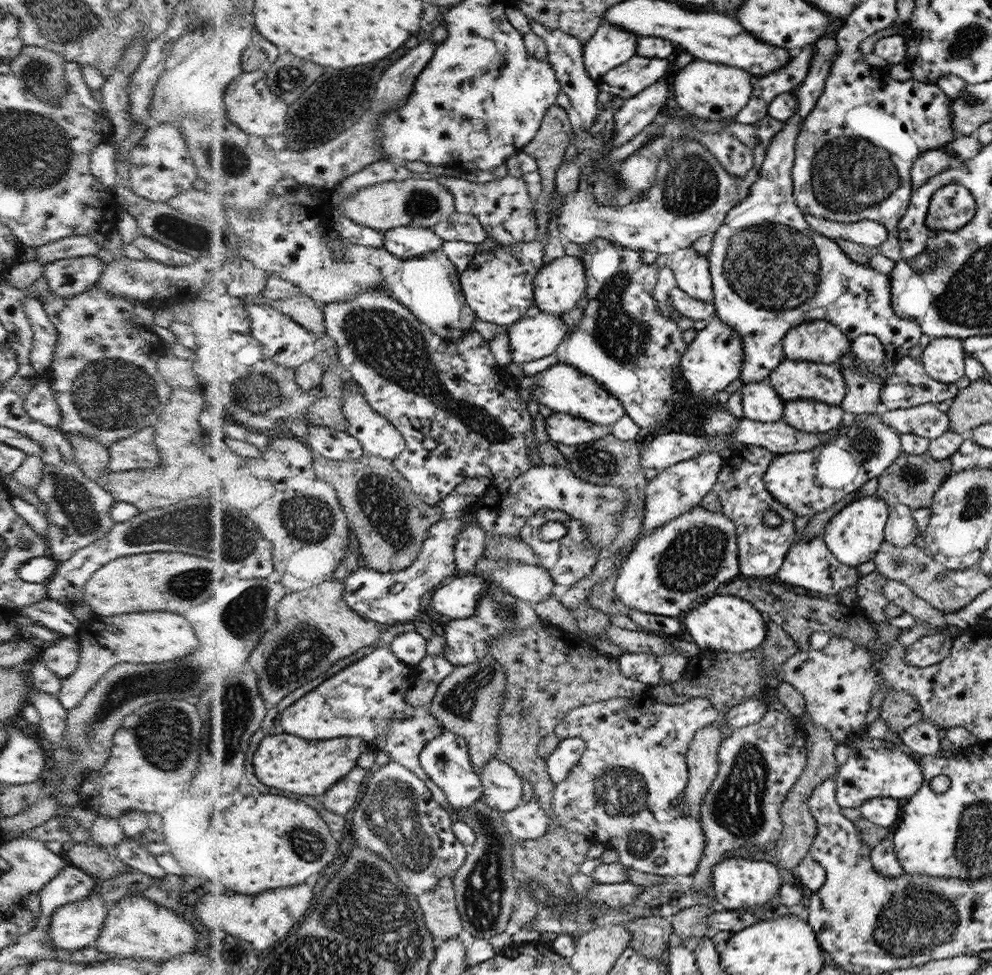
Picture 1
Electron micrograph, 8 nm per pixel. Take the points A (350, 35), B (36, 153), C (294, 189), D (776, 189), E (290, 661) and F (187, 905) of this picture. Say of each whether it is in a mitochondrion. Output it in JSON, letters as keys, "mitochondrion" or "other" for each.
{"A":"other","B":"mitochondrion","C":"other","D":"other","E":"mitochondrion","F":"other"}

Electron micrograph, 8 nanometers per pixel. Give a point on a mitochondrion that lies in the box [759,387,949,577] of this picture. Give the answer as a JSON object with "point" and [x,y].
{"point":[864,442]}

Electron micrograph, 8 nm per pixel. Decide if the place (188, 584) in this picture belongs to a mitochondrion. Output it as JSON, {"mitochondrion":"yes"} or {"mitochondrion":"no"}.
{"mitochondrion":"yes"}

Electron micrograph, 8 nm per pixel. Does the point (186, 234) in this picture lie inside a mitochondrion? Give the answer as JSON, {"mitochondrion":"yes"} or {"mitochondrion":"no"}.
{"mitochondrion":"yes"}

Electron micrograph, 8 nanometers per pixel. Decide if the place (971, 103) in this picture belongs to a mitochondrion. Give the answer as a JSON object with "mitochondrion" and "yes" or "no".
{"mitochondrion":"yes"}

